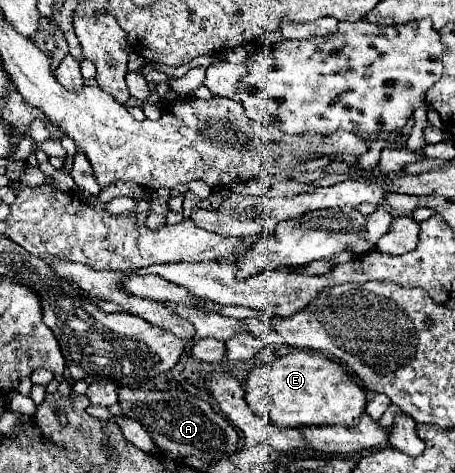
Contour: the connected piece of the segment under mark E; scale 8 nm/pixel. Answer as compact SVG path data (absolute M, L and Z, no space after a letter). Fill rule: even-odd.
M292 351L276 361L254 368L244 383L244 401L258 417L266 413L278 429L286 427L322 427L322 425L358 425L366 407L366 391L354 383L346 369L318 353Z

